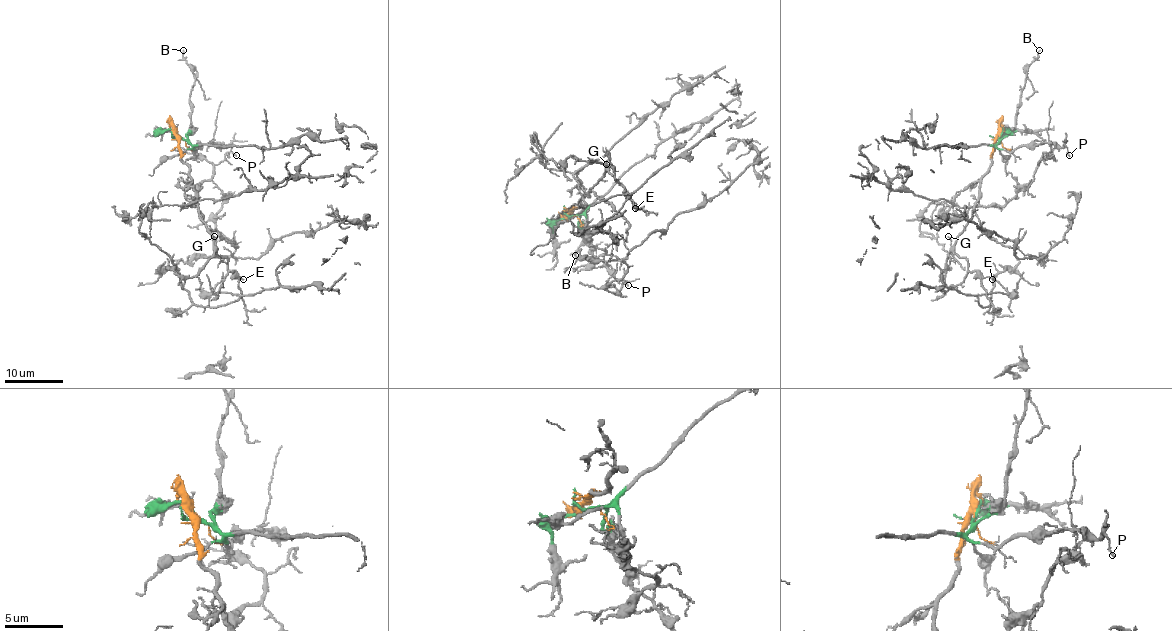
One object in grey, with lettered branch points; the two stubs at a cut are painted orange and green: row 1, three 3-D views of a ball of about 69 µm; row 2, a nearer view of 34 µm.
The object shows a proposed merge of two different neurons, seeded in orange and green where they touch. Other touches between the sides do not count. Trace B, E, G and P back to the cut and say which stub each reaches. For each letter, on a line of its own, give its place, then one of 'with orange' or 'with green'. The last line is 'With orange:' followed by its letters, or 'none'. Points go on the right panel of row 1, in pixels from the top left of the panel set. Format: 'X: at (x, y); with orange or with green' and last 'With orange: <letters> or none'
B: at (1039, 50); with green
E: at (992, 279); with orange
G: at (948, 236); with orange
P: at (1069, 155); with green
With orange: E, G

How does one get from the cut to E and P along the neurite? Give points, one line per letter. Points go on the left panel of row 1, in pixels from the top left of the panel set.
E: (177, 134), (181, 160), (193, 182), (198, 217), (212, 236), (214, 250), (244, 280)
P: (177, 134), (196, 151), (196, 146), (217, 143), (222, 147), (229, 146), (236, 156)

